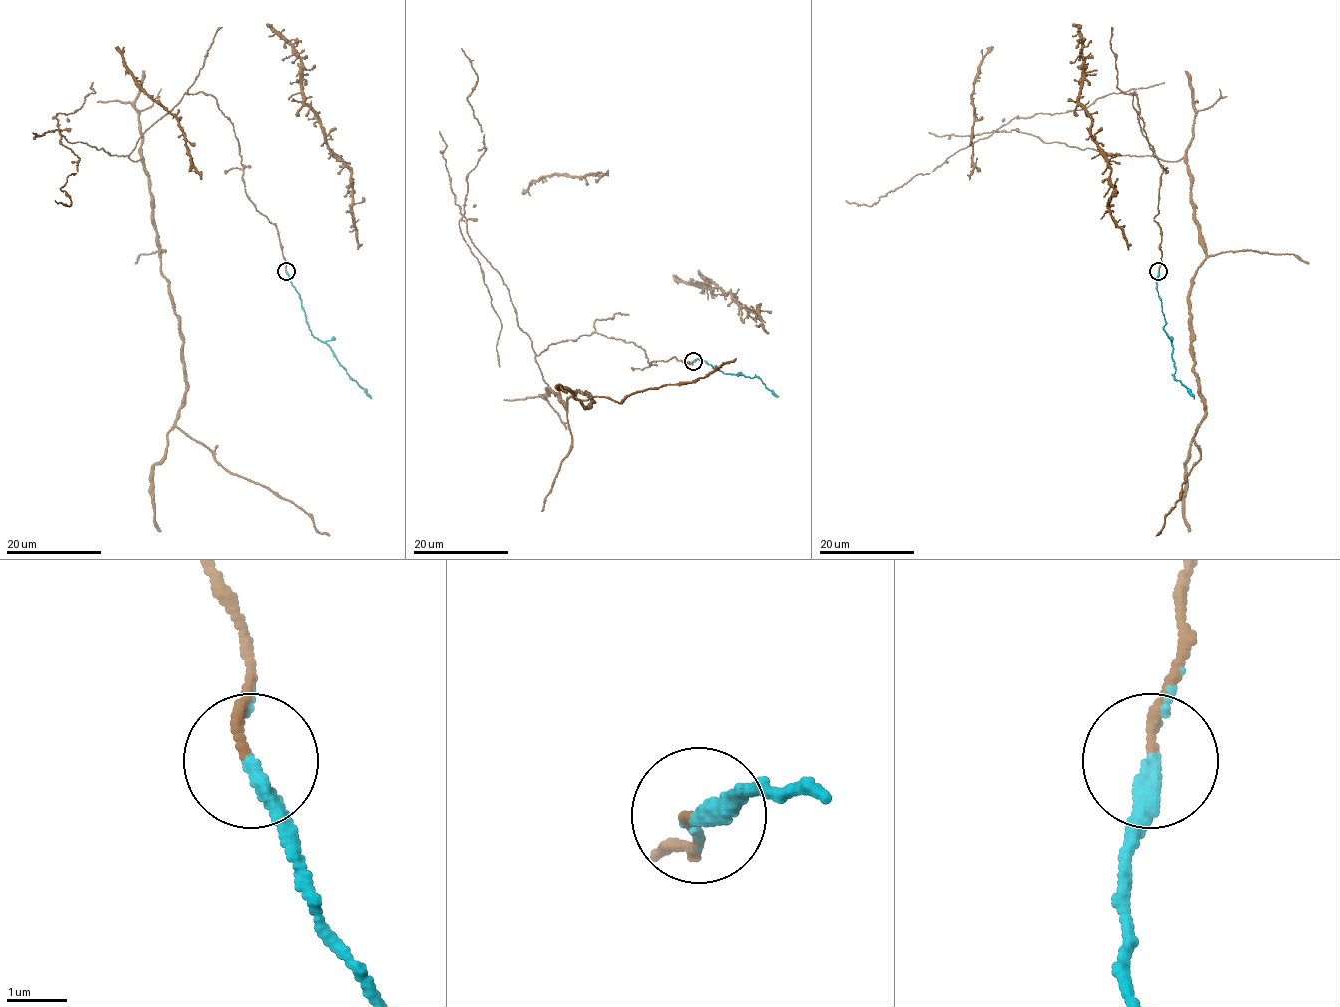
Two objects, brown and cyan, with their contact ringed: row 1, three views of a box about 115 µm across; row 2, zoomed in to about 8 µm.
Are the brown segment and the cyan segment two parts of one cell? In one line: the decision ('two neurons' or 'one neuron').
one neuron

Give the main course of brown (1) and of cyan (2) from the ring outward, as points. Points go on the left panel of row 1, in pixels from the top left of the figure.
1: (286, 272), (233, 123), (212, 96), (185, 94), (128, 157), (145, 165), (183, 341), (176, 423), (330, 535)
2: (286, 272), (299, 295), (311, 333), (330, 347), (350, 377), (371, 398)

